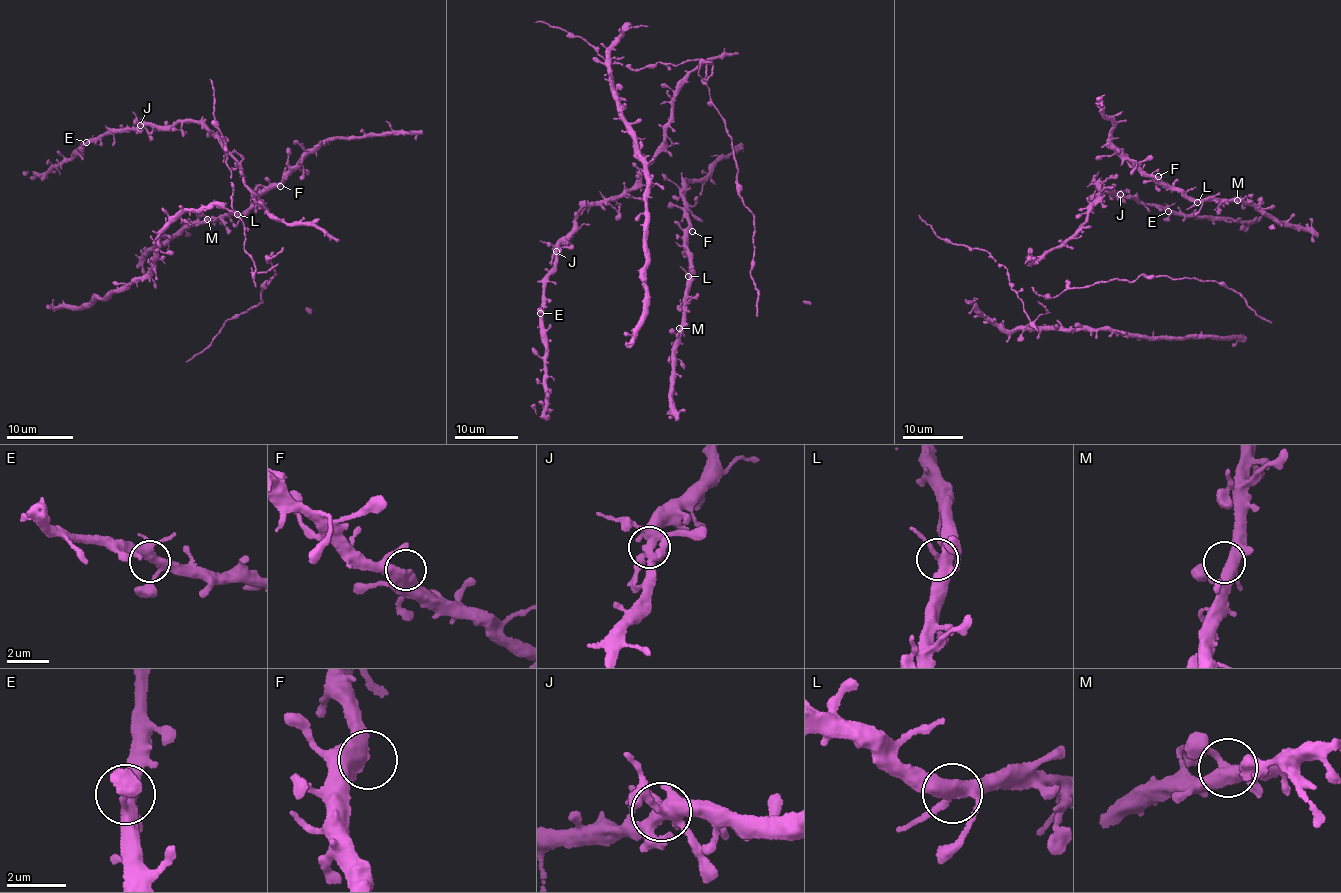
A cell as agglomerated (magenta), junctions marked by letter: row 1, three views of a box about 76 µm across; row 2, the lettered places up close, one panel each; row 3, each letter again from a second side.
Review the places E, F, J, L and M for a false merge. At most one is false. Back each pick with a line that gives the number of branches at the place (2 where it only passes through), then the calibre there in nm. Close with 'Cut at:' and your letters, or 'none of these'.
Cut at: none of these

